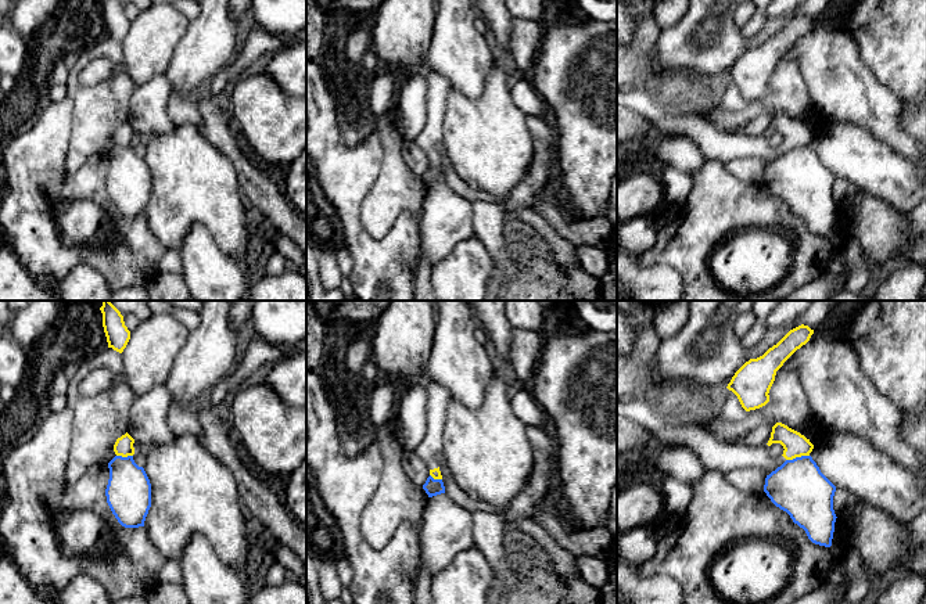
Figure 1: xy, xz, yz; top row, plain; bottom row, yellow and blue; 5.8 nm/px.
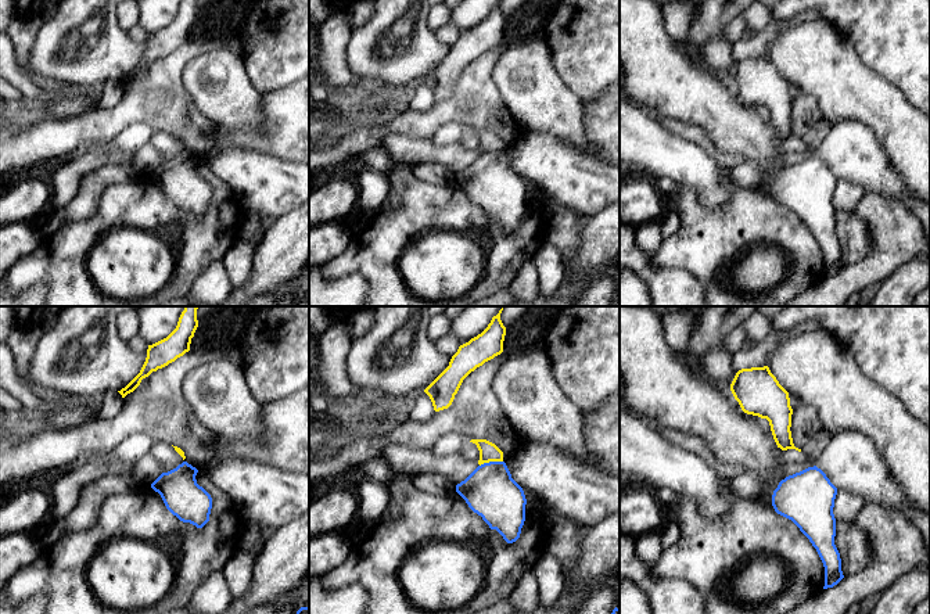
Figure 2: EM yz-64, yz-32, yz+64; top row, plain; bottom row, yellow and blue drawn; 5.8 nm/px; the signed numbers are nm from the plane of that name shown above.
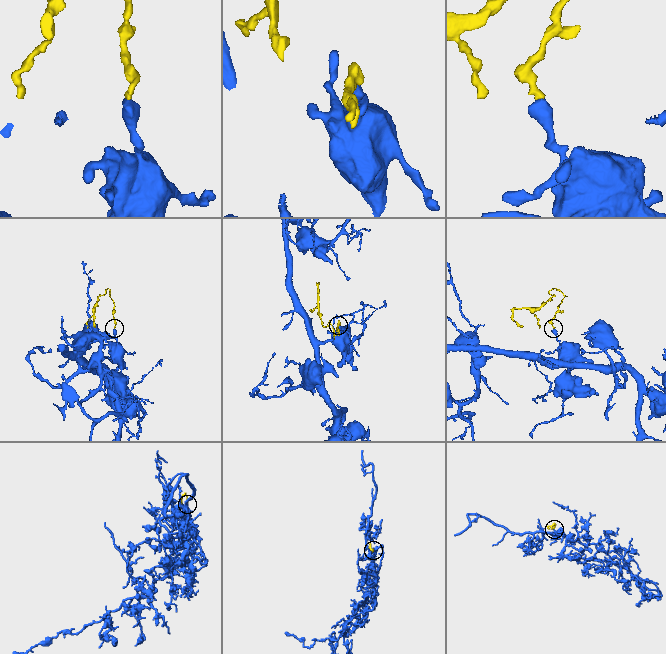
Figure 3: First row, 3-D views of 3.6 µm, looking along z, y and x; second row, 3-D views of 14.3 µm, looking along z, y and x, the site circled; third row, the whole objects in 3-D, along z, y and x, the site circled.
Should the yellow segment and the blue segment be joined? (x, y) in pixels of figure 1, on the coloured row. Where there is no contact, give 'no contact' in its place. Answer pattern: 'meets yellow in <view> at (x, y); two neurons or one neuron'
meets yellow in yz at (797, 456); two neurons

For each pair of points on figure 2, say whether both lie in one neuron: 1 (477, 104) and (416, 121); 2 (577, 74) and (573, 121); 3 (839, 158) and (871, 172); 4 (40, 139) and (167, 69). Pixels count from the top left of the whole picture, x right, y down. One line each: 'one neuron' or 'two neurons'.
1: one neuron
2: two neurons
3: one neuron
4: one neuron

